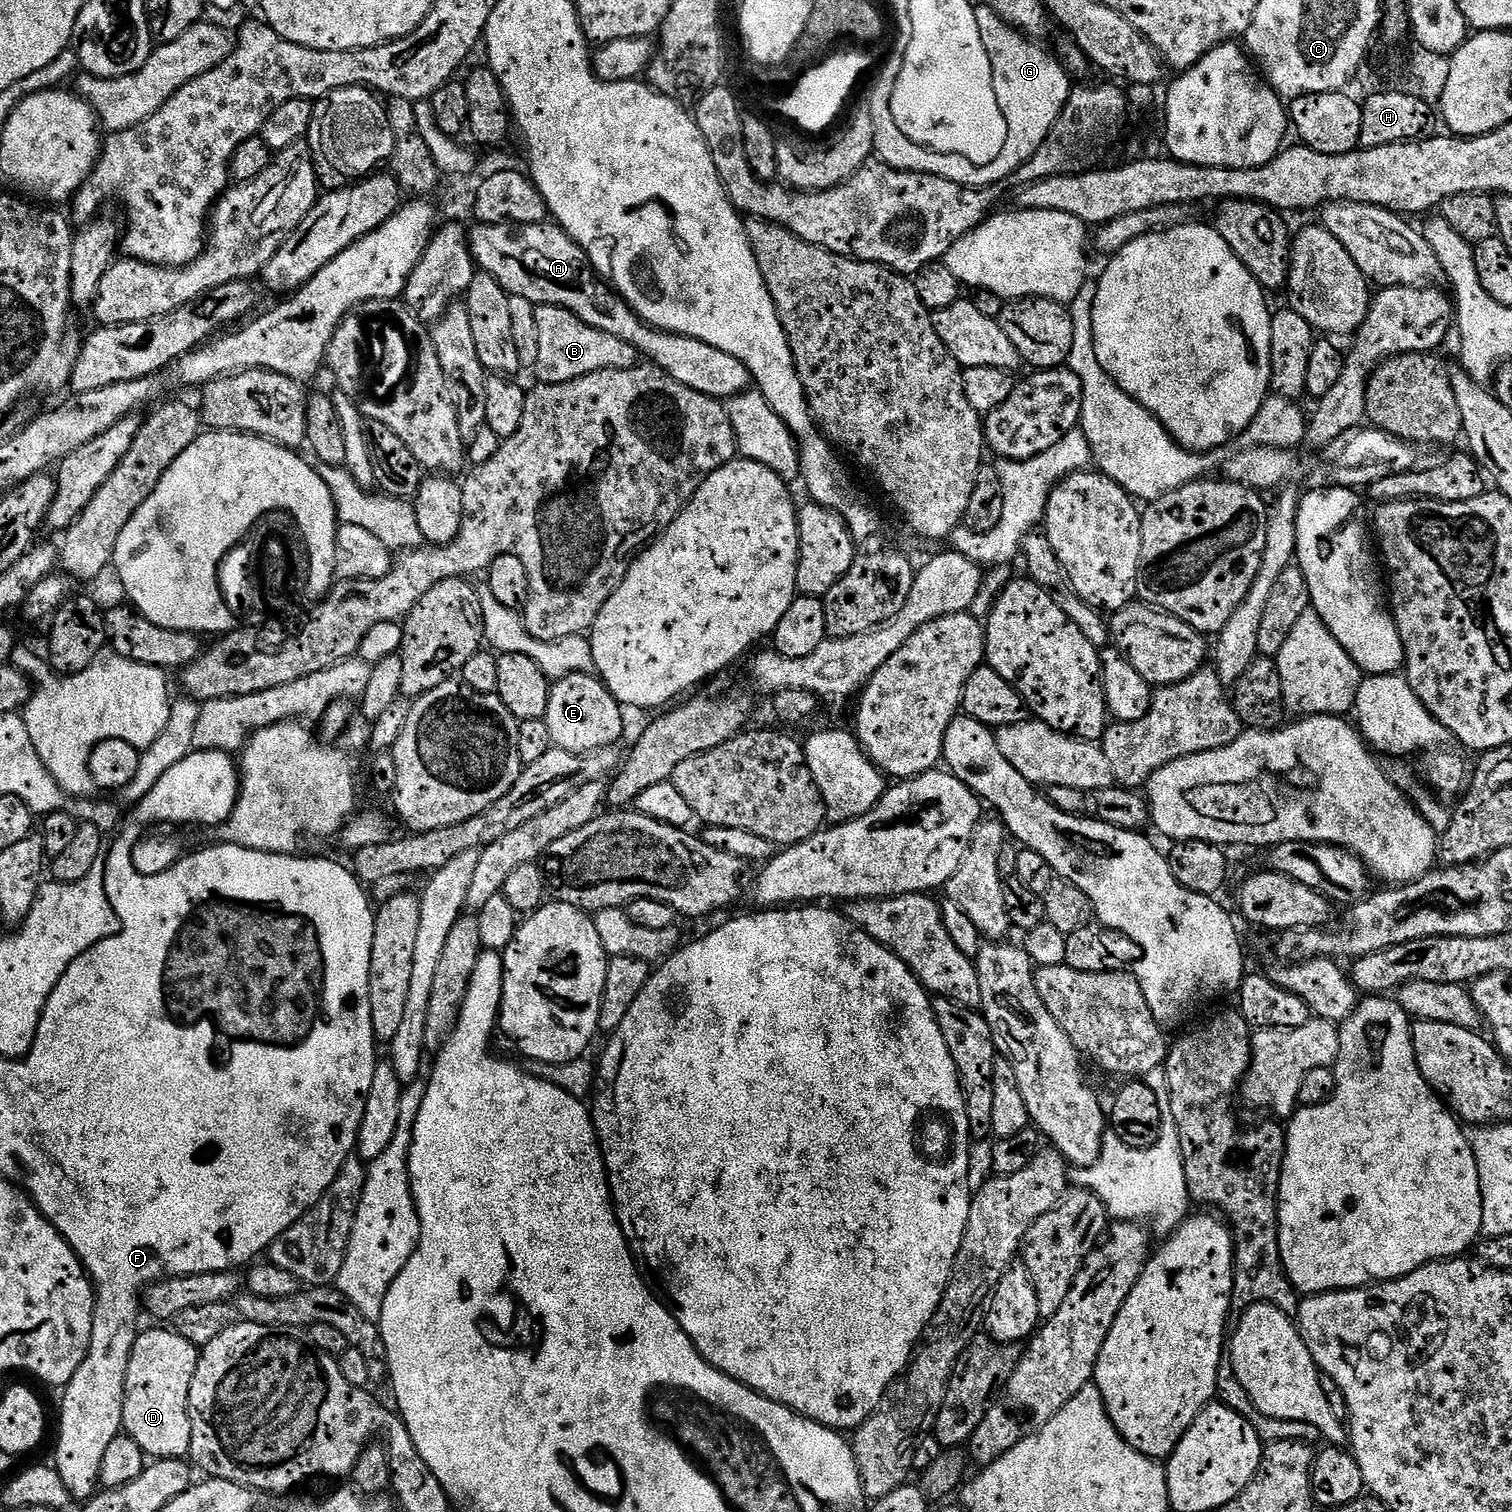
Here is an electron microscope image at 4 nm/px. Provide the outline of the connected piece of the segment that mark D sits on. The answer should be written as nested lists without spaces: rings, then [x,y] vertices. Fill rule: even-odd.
[[[152,1326],[149,1332],[141,1331],[137,1335],[134,1342],[134,1350],[130,1354],[130,1366],[126,1370],[126,1386],[124,1387],[124,1427],[123,1431],[130,1438],[134,1438],[134,1442],[138,1442],[138,1446],[142,1446],[145,1457],[155,1458],[157,1460],[179,1460],[187,1457],[190,1453],[190,1418],[188,1417],[188,1399],[190,1398],[190,1382],[194,1382],[194,1370],[198,1370],[198,1358],[200,1357],[200,1349],[195,1344],[186,1342],[186,1338],[179,1336],[176,1331],[168,1326]]]

